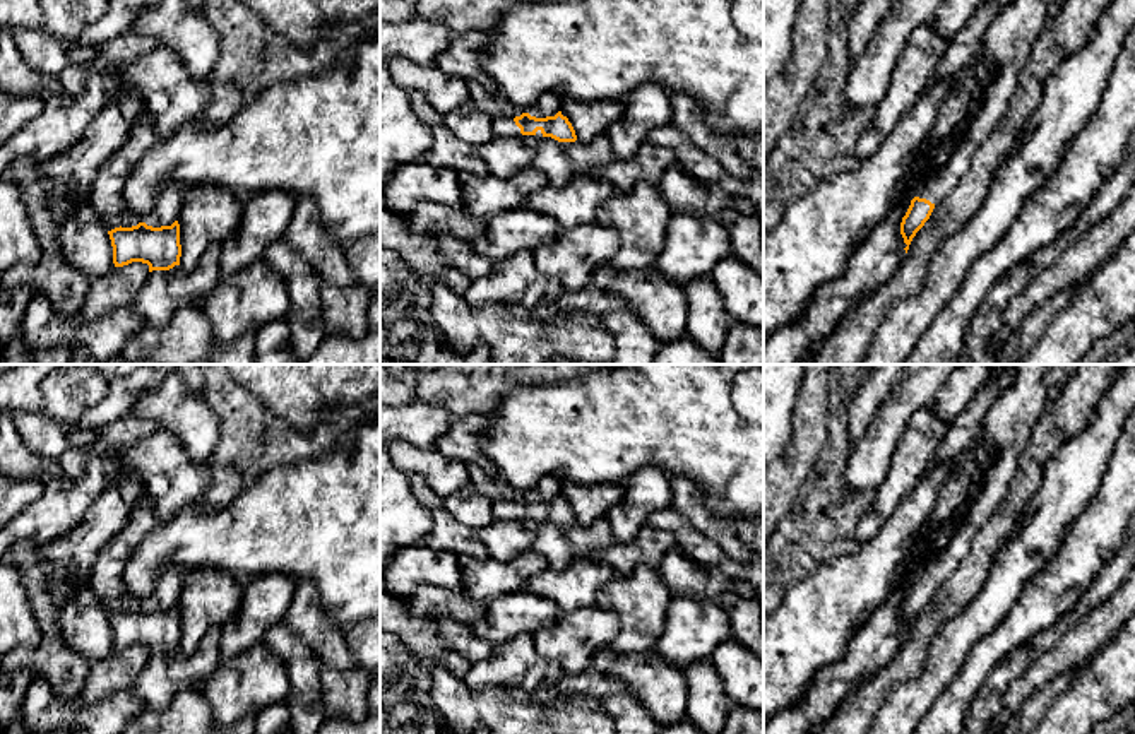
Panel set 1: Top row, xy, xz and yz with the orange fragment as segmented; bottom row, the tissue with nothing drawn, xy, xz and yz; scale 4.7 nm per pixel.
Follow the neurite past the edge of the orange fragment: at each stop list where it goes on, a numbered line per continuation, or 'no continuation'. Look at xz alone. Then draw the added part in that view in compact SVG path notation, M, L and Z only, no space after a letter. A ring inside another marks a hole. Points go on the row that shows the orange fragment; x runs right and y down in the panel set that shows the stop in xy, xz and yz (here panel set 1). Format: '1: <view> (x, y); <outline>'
1: xz (504, 127); M508 116L491 118L491 127L493 127L495 137L500 137L500 139L522 135L514 118L508 118Z

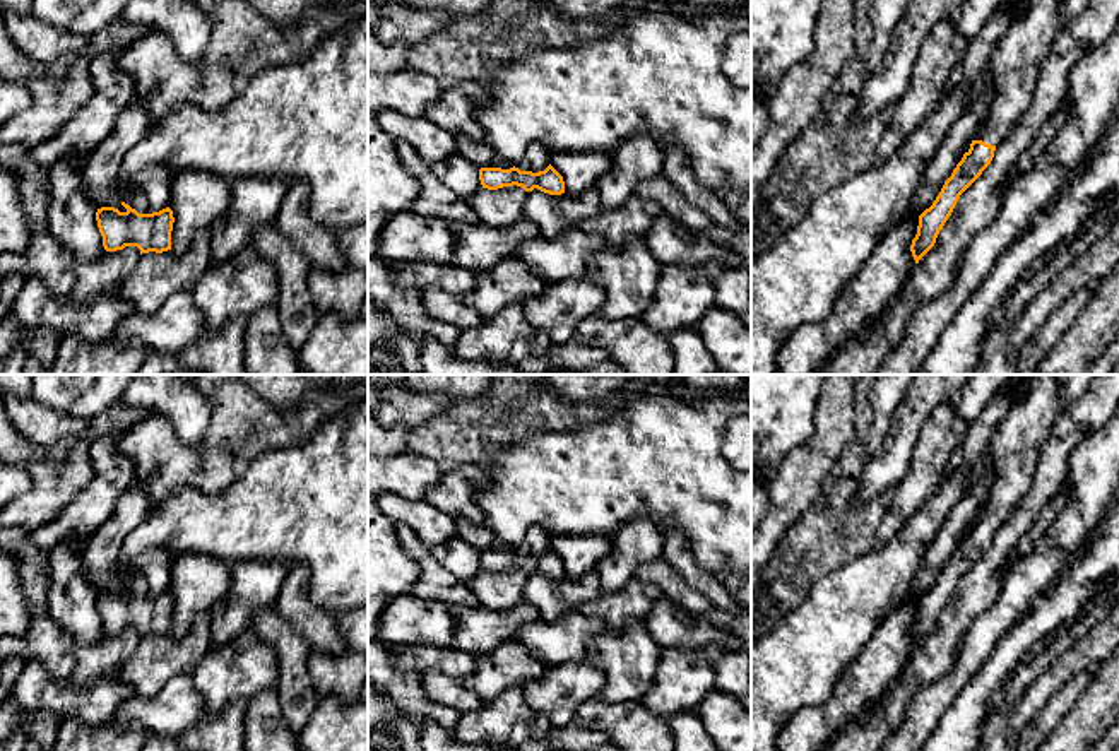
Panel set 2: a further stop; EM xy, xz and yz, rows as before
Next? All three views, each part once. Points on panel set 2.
1: yz (1015, 65); M1030 0L989 58L992 103L974 140L999 145L1025 115L1040 67L1063 27L1063 0Z

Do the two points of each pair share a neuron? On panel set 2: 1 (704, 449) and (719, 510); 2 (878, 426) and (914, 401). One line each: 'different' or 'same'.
1: same
2: different

